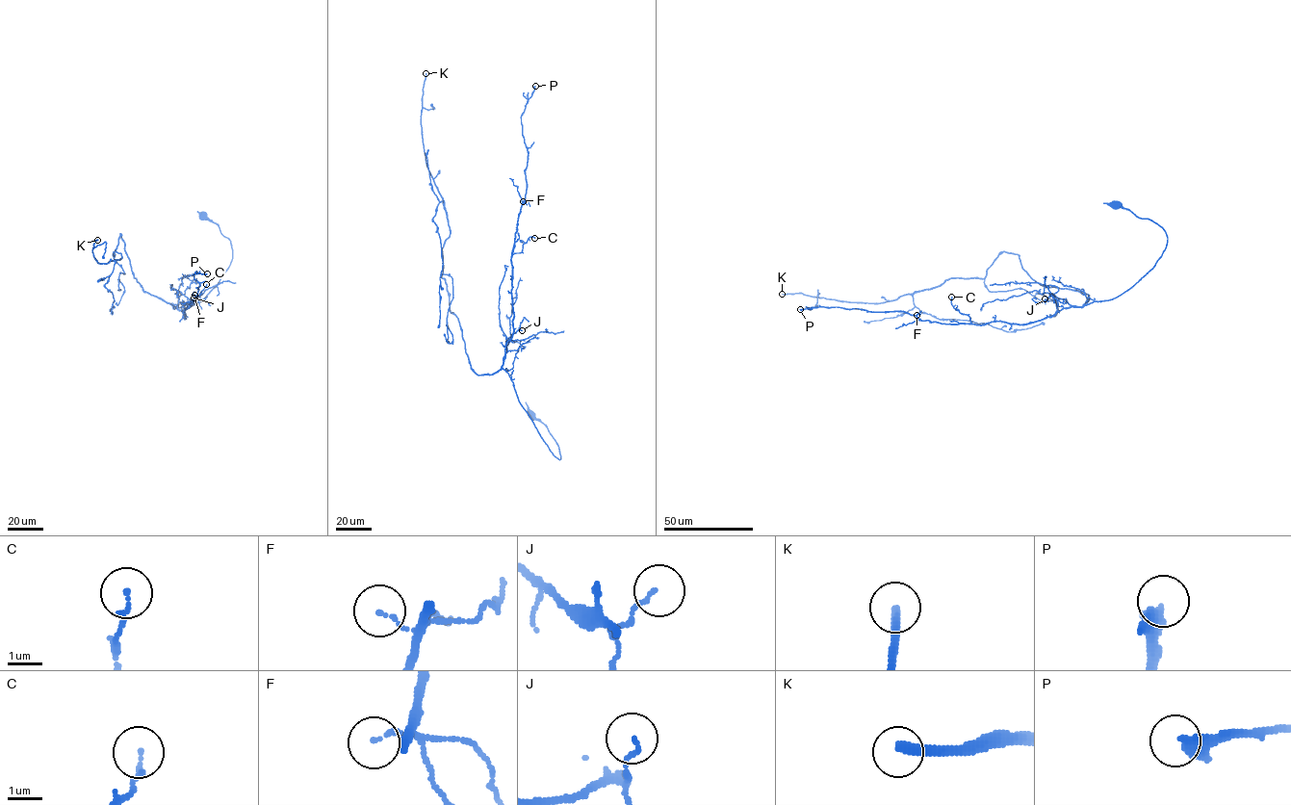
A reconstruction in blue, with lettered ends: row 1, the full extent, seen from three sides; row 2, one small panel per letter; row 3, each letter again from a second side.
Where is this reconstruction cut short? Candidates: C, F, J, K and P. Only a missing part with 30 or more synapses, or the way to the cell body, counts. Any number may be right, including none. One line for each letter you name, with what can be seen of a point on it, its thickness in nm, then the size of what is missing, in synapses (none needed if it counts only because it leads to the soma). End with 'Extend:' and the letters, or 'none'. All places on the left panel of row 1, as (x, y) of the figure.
K: place (97, 240); calibre 280 nm; 100 synapses
Extend: K

